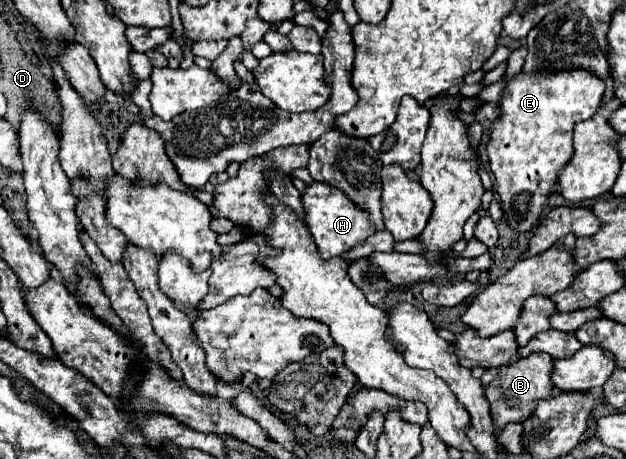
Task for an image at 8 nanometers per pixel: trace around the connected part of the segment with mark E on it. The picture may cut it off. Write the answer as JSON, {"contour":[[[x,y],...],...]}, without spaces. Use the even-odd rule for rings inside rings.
{"contour":[[[561,70],[553,74],[539,72],[519,72],[511,80],[507,80],[501,94],[501,116],[493,122],[487,156],[489,168],[497,180],[497,194],[501,198],[501,208],[509,226],[525,234],[539,220],[543,206],[551,188],[557,184],[557,172],[571,160],[573,156],[573,126],[581,120],[589,120],[597,108],[601,106],[601,96],[605,92],[605,80],[587,70]]]}

